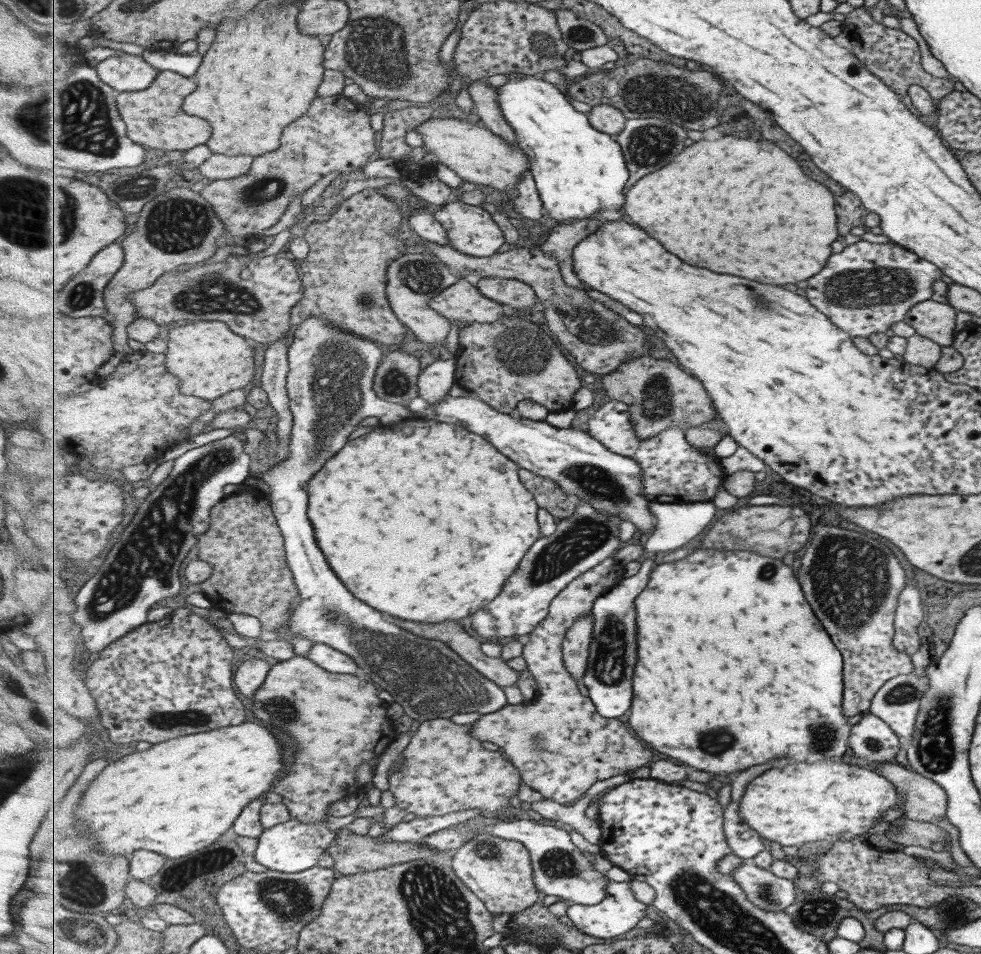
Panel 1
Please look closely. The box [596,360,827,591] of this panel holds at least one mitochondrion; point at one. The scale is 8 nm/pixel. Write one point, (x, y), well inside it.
(657, 402)

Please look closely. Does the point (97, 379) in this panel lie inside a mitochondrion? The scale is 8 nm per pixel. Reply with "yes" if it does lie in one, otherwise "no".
no

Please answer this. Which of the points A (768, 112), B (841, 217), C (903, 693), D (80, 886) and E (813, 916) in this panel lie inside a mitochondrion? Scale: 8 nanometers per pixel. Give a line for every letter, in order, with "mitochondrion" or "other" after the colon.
A: other
B: other
C: mitochondrion
D: mitochondrion
E: mitochondrion

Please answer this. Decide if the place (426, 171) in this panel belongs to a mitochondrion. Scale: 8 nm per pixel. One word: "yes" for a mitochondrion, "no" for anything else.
no

